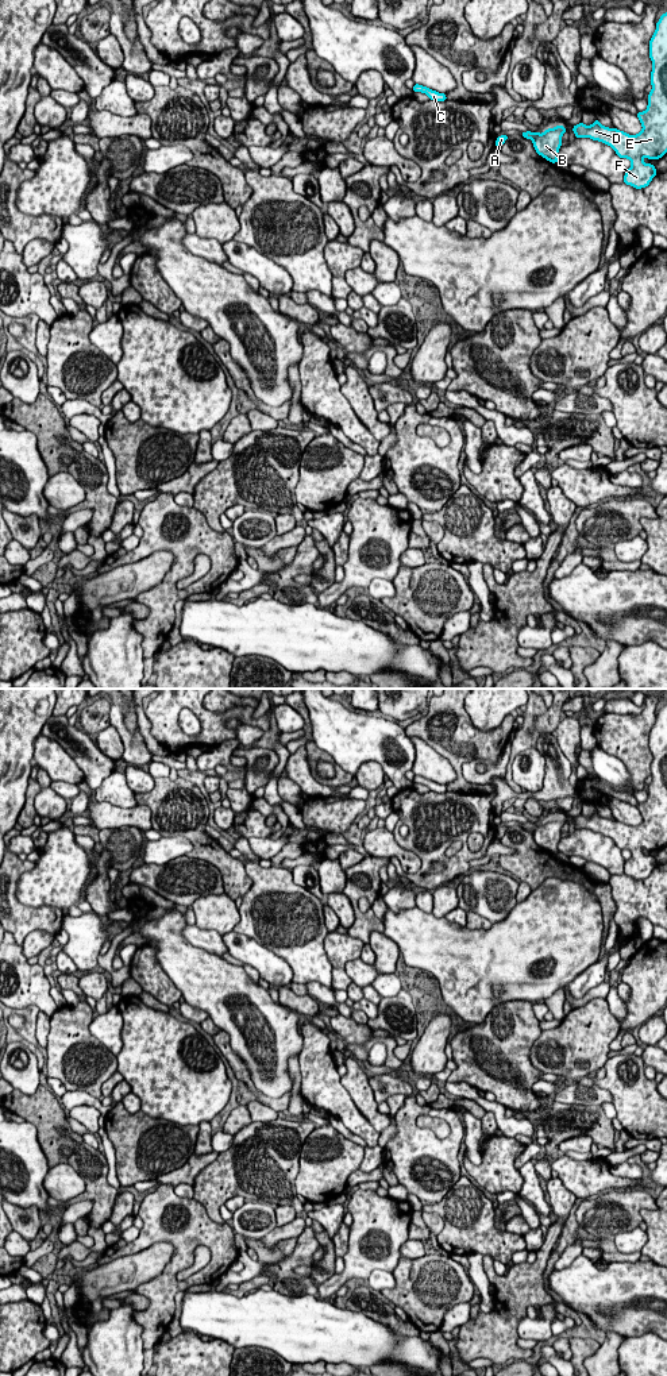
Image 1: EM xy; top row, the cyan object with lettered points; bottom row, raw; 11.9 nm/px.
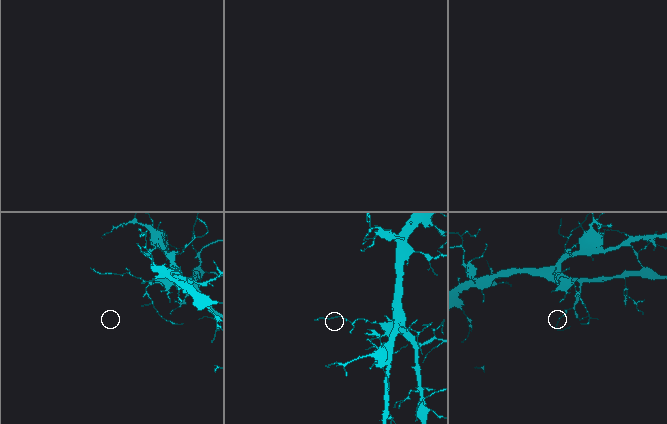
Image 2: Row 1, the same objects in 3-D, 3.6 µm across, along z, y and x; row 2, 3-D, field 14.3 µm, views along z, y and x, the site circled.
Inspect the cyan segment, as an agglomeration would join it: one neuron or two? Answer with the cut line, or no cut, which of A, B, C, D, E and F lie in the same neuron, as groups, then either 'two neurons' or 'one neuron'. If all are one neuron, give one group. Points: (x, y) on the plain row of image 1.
no cut; A B C D E F; one neuron

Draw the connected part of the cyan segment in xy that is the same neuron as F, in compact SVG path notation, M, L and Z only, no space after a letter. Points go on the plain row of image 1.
M667 704L656 714L655 725L649 732L649 749L652 752L648 798L639 803L643 821L629 826L617 820L602 817L597 810L591 817L579 814L572 818L575 829L591 829L610 837L620 849L628 849L631 859L625 860L624 874L636 880L649 876L656 867L651 855L643 849L659 851L667 844Z

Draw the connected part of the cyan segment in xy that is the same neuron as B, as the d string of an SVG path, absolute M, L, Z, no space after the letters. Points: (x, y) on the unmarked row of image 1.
M556 817L545 821L543 825L531 822L521 824L521 828L533 833L533 839L539 847L552 855L556 855L559 852L558 843L562 839L562 826L564 824L567 824L567 821L563 817Z

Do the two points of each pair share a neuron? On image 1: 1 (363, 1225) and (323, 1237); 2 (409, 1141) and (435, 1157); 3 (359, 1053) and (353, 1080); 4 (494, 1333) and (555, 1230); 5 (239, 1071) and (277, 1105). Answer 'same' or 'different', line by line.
1: different
2: same
3: different
4: same
5: same

